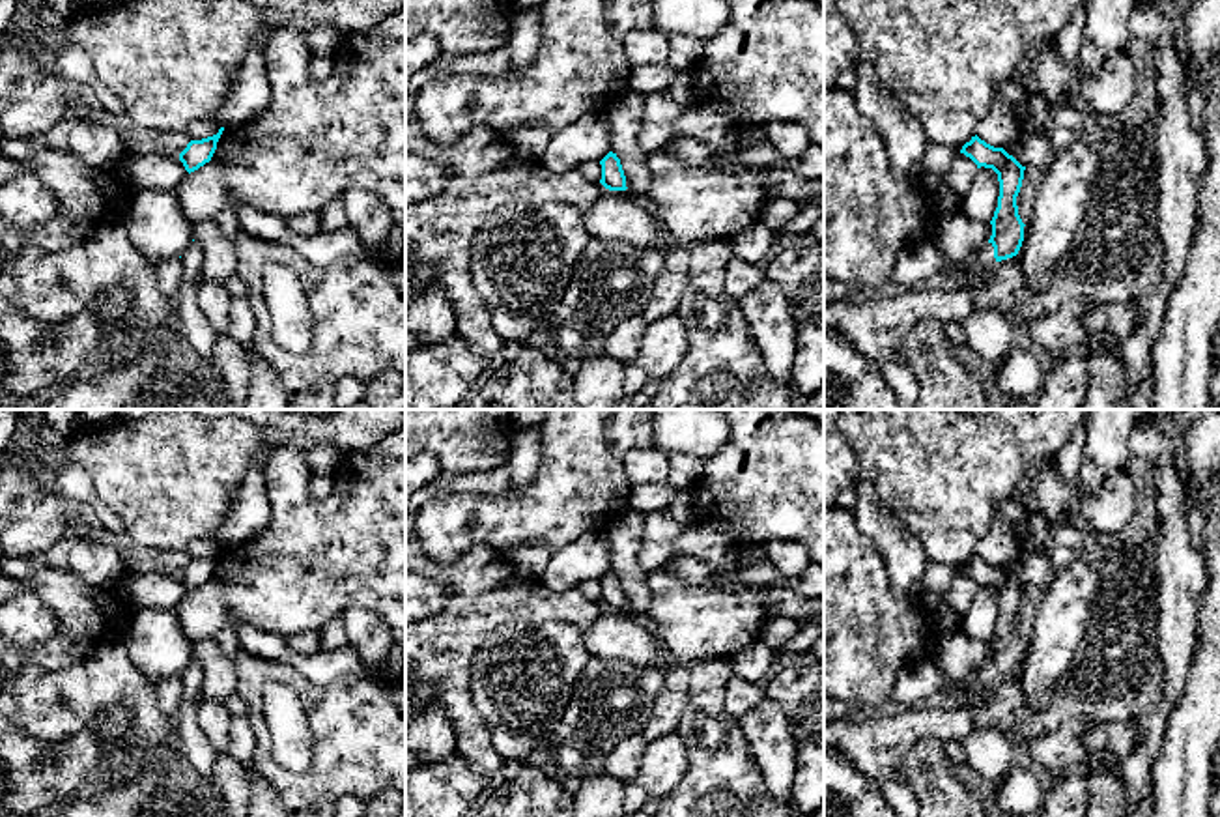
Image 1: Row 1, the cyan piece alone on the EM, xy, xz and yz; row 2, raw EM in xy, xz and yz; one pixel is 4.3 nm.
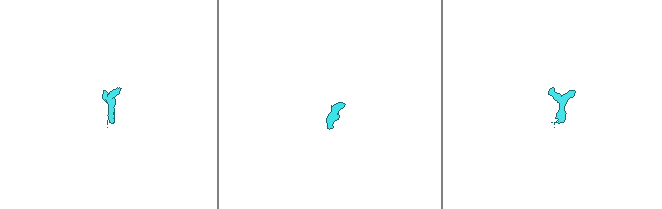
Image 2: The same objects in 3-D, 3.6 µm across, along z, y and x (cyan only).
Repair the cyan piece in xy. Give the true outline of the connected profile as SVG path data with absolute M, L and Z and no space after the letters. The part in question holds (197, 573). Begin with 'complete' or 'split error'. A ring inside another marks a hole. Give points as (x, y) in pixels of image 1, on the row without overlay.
complete; M220 546L219 552L213 555L191 559L187 566L179 572L179 580L189 593L211 580L222 550L224 546Z

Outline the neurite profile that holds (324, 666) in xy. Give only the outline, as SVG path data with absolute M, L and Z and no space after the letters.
M239 621L237 630L243 651L290 664L314 684L327 686L344 675L372 677L349 645L333 651L295 652L288 647L286 638L265 632L247 621Z

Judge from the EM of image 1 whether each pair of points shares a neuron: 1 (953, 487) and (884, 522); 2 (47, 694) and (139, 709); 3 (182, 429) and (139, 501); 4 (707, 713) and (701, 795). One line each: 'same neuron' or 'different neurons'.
1: different neurons
2: same neuron
3: same neuron
4: same neuron

